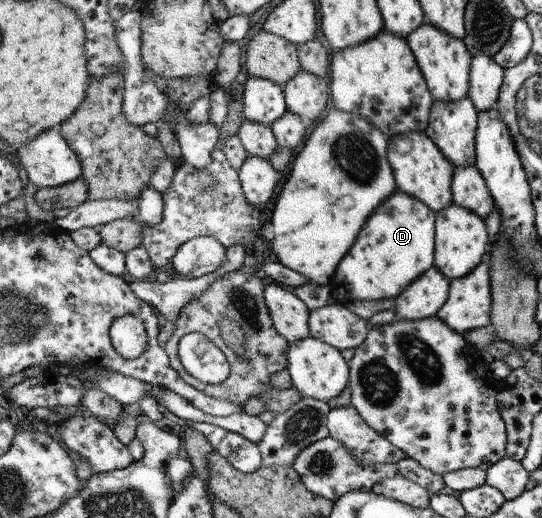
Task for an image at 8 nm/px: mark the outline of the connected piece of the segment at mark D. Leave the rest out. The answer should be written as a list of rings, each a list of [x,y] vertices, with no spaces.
[[[397,189],[372,212],[367,222],[365,232],[361,232],[331,280],[333,297],[339,303],[396,298],[434,266],[435,212],[417,197]]]

